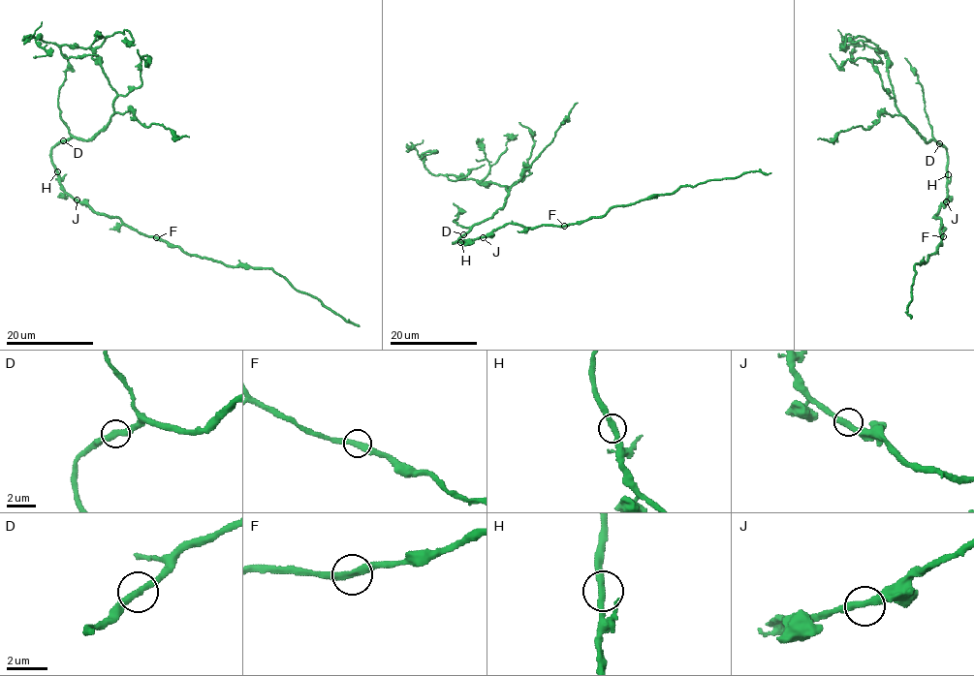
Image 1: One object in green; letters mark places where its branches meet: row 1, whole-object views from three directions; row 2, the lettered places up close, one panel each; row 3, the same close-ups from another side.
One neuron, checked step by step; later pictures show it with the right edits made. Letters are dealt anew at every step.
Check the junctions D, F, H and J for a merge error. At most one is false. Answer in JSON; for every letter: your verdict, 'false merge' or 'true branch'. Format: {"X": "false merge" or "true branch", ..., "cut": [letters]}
{"D": "true branch", "F": "true branch", "H": "true branch", "J": "true branch", "cut": []}

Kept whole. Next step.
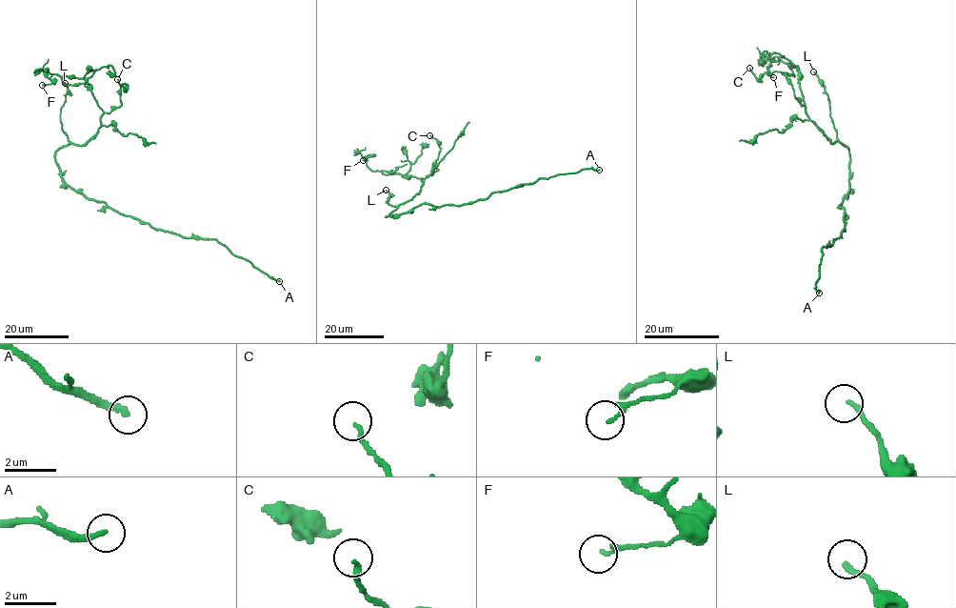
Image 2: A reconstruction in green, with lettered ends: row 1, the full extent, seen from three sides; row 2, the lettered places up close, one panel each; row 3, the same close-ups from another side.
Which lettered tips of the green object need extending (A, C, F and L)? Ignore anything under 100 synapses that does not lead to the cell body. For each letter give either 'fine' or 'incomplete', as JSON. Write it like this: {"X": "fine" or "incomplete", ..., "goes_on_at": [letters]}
{"A": "incomplete", "C": "fine", "F": "fine", "L": "fine", "goes_on_at": ["A"]}

